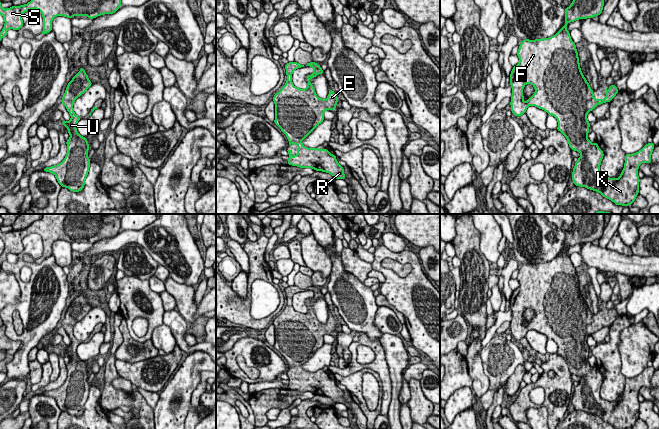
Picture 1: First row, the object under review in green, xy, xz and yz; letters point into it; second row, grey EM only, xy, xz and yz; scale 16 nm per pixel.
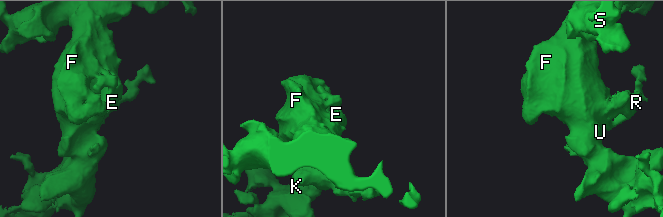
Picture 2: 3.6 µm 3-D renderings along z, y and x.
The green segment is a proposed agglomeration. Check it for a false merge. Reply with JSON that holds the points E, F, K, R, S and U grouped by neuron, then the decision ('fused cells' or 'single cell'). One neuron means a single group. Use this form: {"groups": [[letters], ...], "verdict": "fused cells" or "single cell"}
{"groups": [["E", "F", "K", "R", "S", "U"]], "verdict": "single cell"}

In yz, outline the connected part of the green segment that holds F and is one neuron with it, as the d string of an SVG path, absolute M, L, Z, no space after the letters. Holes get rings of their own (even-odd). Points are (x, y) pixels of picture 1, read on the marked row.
M573 0L571 5L565 8L565 25L555 35L549 38L522 41L517 52L519 63L513 67L509 76L512 87L510 105L512 113L517 117L523 115L528 106L536 106L546 111L547 114L553 115L558 121L557 130L566 137L570 149L581 153L572 172L574 185L596 191L616 205L629 206L639 194L639 166L643 162L651 163L651 154L655 144L647 143L638 152L626 154L624 168L619 178L609 178L600 173L604 153L596 142L591 143L587 138L590 127L587 114L598 104L612 101L619 90L612 84L608 89L606 88L604 99L594 98L593 90L581 71L576 44L567 30L569 22L599 16L603 6L604 0ZM526 84L532 84L535 93L528 98L527 102L524 102L523 88Z

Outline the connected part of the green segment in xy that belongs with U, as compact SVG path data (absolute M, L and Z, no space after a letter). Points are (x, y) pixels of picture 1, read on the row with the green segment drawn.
M83 67L68 83L61 100L61 103L71 115L68 122L61 121L70 134L70 138L66 141L67 154L61 163L43 168L43 171L53 173L56 176L61 187L66 187L73 192L83 190L91 162L88 158L88 141L76 129L81 118L74 113L73 104L78 97L87 91L92 83Z

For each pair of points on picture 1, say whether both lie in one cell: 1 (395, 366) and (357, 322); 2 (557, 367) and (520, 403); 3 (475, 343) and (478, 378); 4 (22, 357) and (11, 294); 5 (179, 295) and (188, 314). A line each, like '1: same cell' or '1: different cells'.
1: different cells
2: same cell
3: same cell
4: different cells
5: same cell

